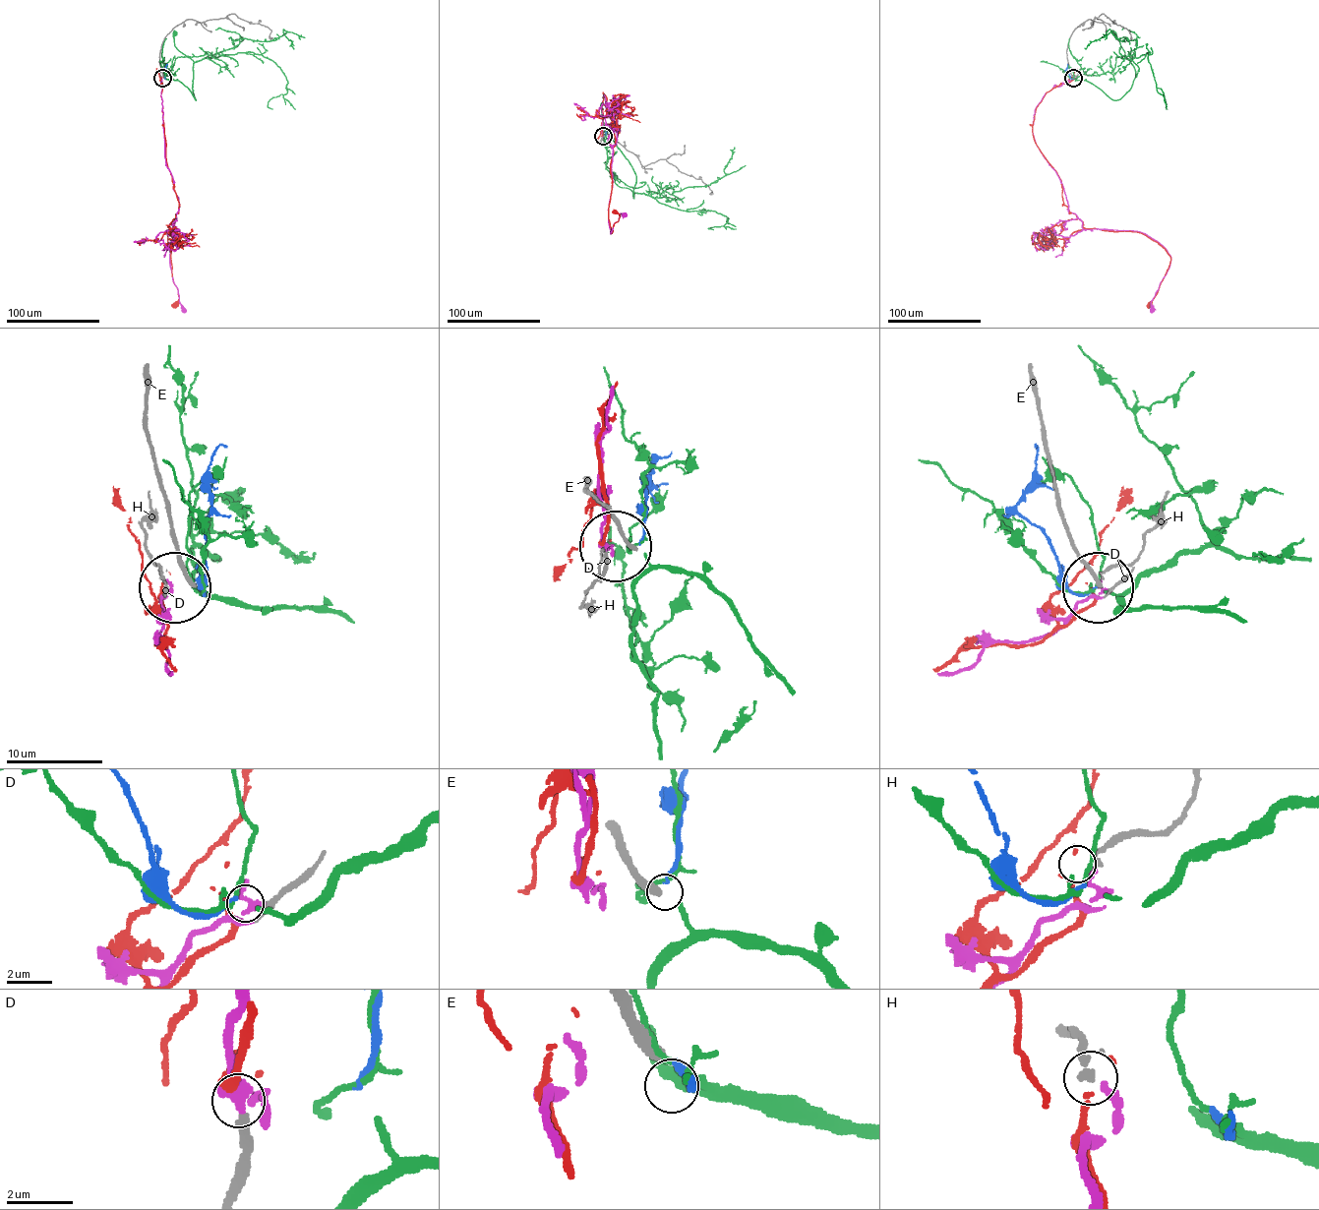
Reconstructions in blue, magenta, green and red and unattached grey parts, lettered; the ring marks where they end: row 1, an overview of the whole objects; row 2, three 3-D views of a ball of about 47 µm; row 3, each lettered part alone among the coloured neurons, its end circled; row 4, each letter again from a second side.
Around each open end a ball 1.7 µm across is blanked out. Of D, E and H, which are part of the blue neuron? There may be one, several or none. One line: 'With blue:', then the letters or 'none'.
With blue: none

